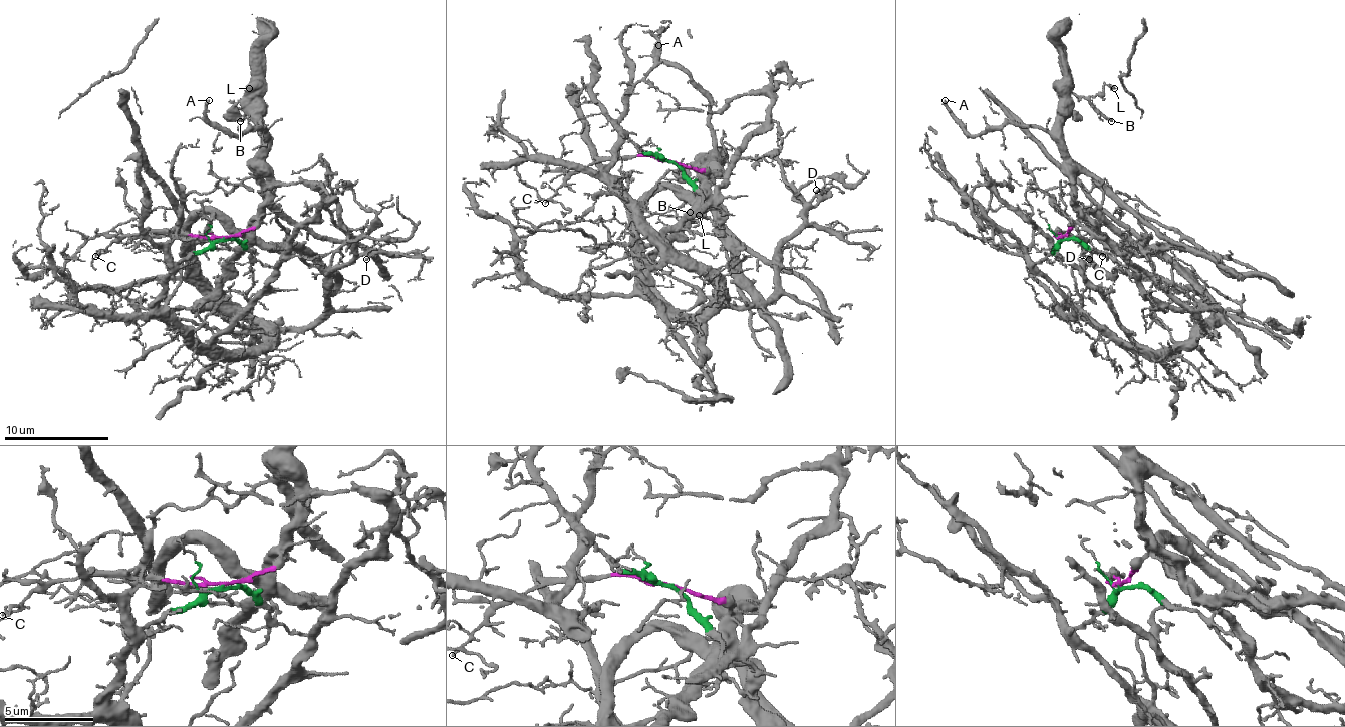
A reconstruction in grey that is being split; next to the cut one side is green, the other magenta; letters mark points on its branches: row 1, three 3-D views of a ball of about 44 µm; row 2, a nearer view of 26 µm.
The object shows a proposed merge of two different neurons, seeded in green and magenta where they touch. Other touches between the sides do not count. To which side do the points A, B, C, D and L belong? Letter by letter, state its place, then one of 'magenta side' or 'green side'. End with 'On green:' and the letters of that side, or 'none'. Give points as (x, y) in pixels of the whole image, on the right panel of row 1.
A: (945, 100) | magenta side
B: (1111, 121) | magenta side
C: (1102, 256) | magenta side
D: (1089, 259) | green side
L: (1114, 88) | magenta side
On green: D

